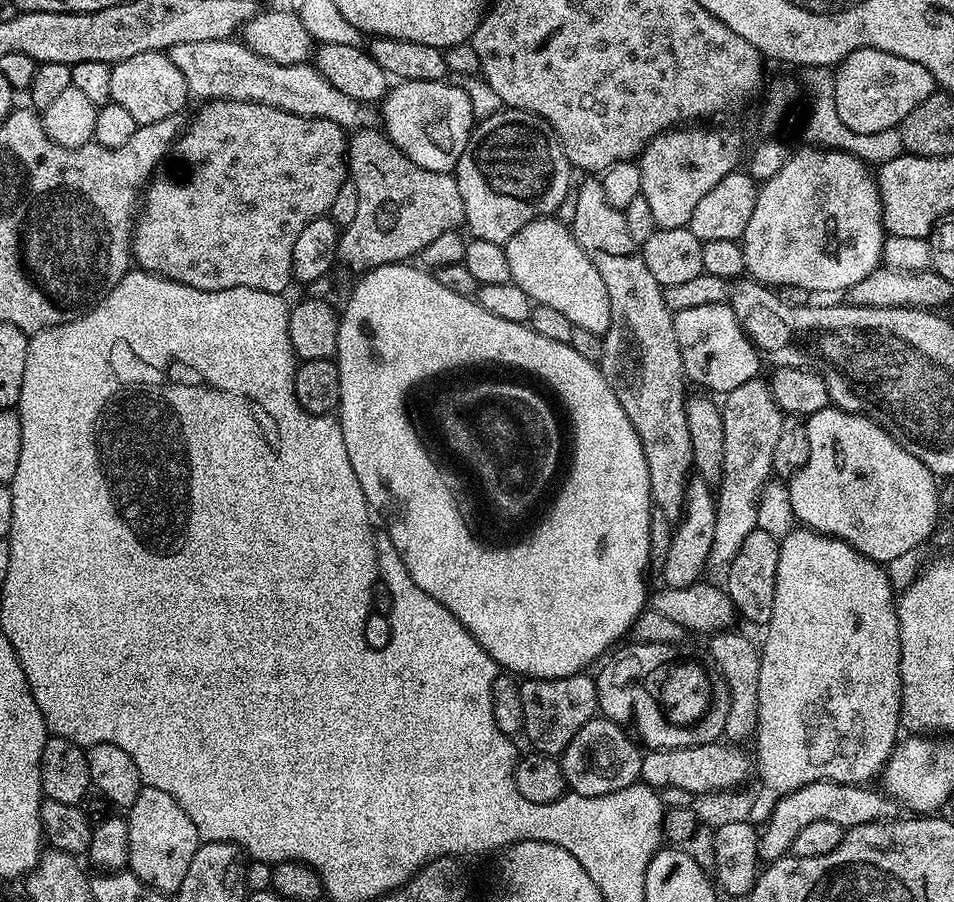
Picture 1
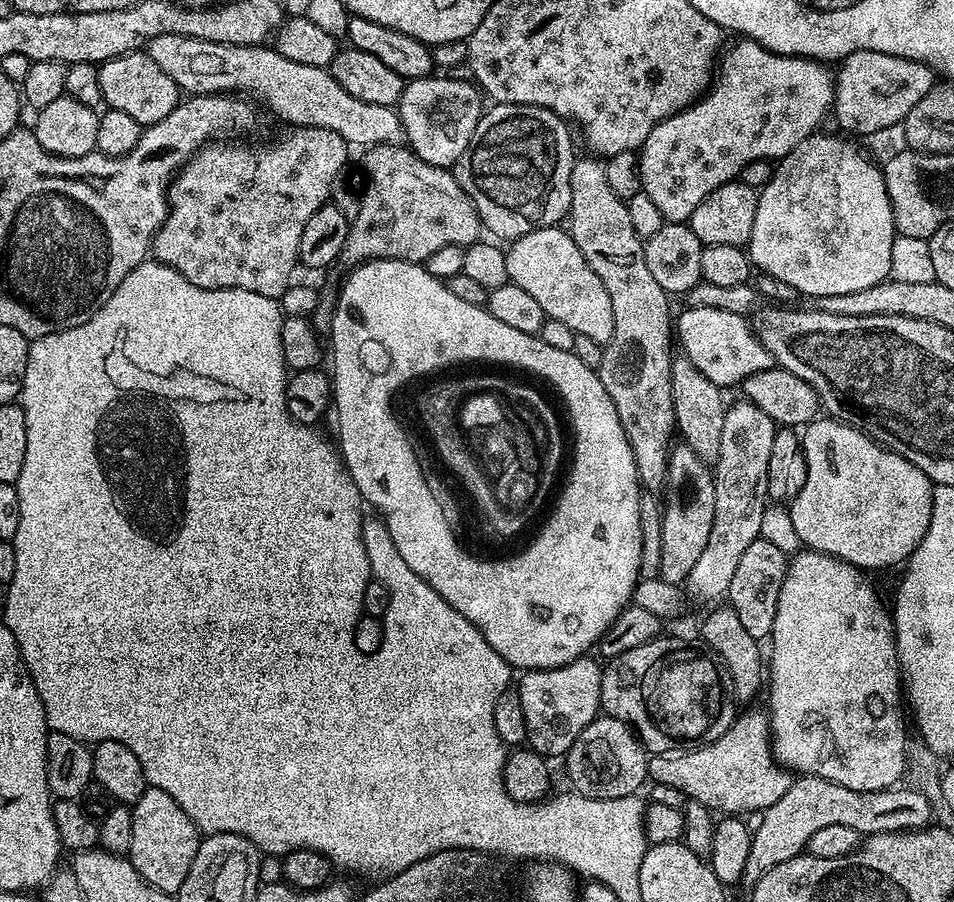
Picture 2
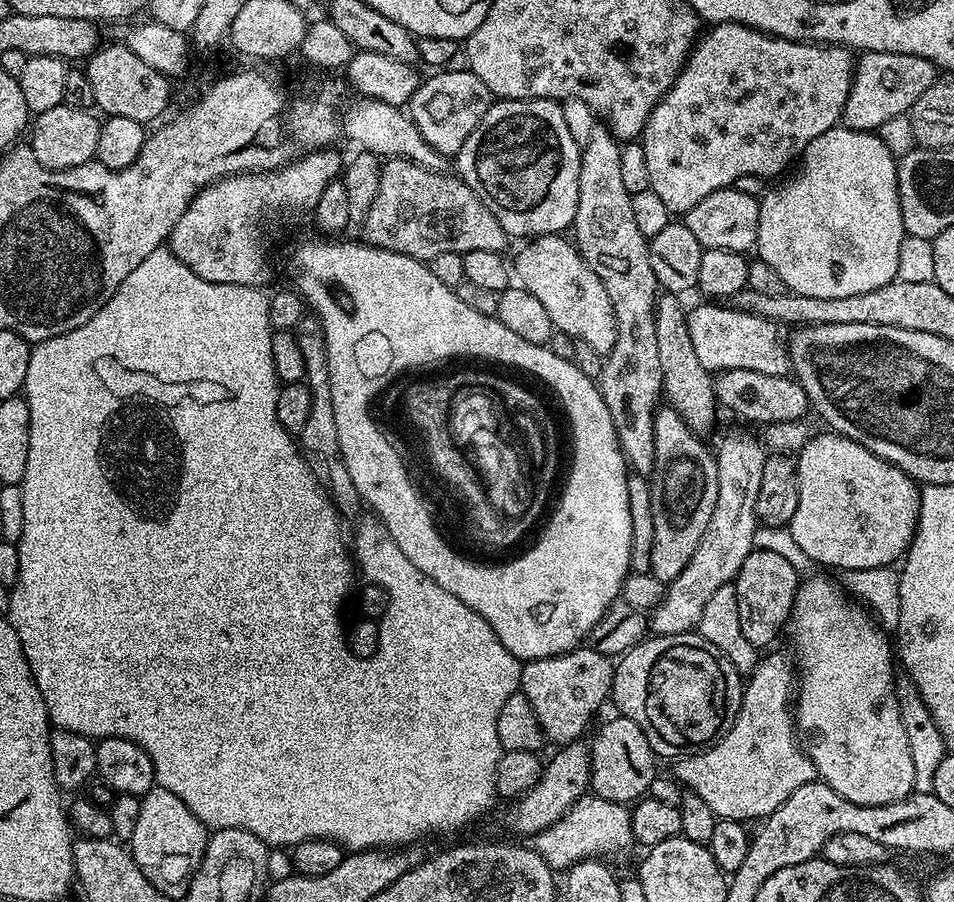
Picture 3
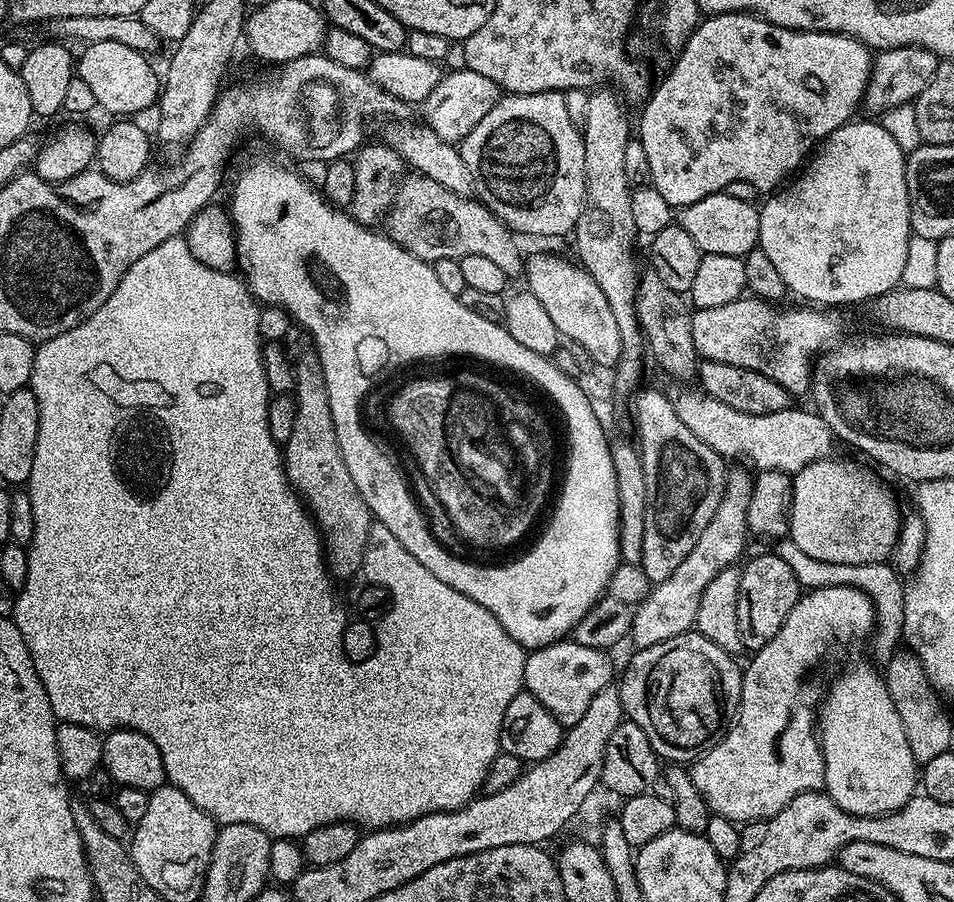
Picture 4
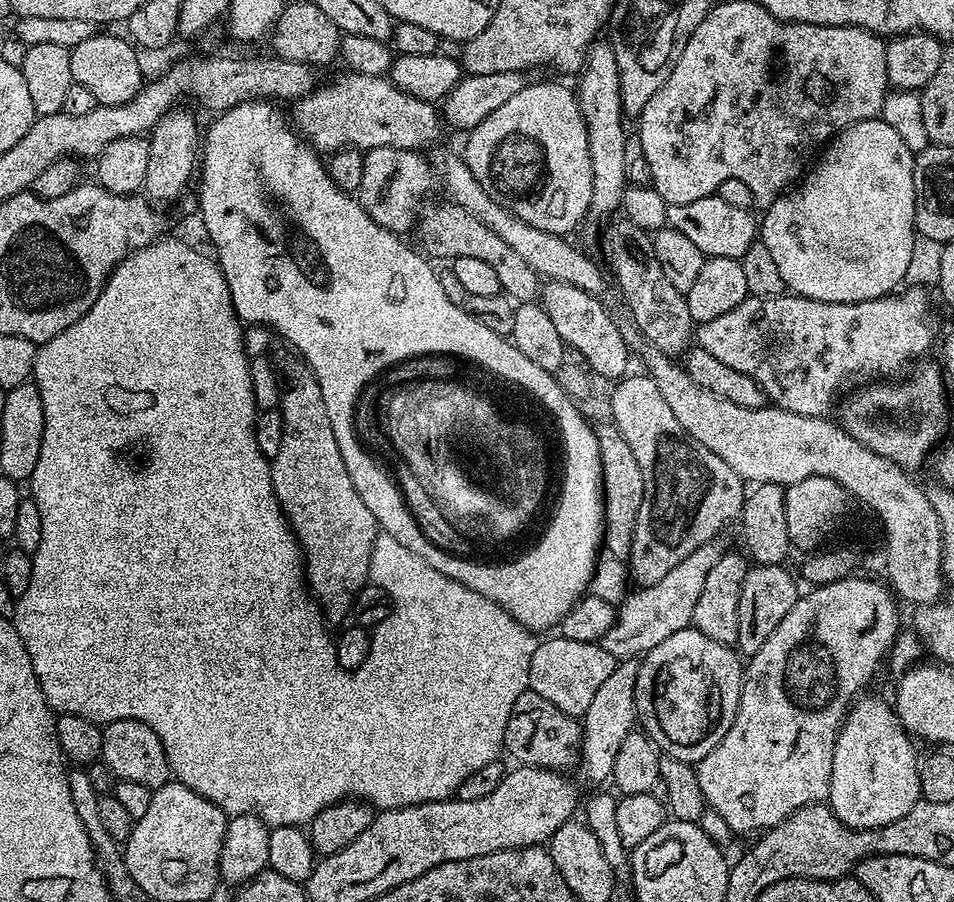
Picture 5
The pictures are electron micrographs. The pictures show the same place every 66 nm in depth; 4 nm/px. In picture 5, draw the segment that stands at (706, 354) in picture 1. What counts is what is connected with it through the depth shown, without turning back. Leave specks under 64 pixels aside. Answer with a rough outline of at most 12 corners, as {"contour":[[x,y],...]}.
{"contour":[[923,287],[857,304],[749,296],[694,340],[775,407],[931,353]]}

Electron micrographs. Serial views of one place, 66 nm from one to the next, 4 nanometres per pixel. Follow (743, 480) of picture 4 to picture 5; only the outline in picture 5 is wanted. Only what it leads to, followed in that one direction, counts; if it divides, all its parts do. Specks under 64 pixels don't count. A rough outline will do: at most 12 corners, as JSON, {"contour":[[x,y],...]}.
{"contour":[[703,544],[625,596],[598,641],[636,658],[689,627],[722,554]]}

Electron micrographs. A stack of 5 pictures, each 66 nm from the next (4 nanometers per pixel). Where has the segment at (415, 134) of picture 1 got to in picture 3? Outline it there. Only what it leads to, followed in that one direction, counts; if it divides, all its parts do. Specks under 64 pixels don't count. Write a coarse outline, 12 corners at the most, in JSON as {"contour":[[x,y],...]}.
{"contour":[[437,71],[406,105],[445,158],[494,103],[473,72]]}

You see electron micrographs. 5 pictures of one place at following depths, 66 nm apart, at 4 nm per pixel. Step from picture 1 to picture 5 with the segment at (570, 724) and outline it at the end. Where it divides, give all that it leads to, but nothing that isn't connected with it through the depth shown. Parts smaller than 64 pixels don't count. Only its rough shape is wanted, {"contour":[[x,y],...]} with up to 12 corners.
{"contour":[[548,640],[528,687],[580,718],[617,661],[591,643]]}

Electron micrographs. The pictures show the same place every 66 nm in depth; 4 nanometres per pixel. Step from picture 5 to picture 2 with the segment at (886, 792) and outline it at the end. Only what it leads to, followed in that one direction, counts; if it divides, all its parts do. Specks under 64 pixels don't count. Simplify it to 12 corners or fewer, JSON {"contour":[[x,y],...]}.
{"contour":[[788,561],[766,660],[772,755],[846,790],[906,772],[889,605]]}

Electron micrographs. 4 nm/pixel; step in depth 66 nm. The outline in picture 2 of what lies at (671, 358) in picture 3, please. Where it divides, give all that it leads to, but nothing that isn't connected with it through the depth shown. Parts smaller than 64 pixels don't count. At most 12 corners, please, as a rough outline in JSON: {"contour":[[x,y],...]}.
{"contour":[[673,355],[676,432],[715,465],[728,413],[721,385]]}

